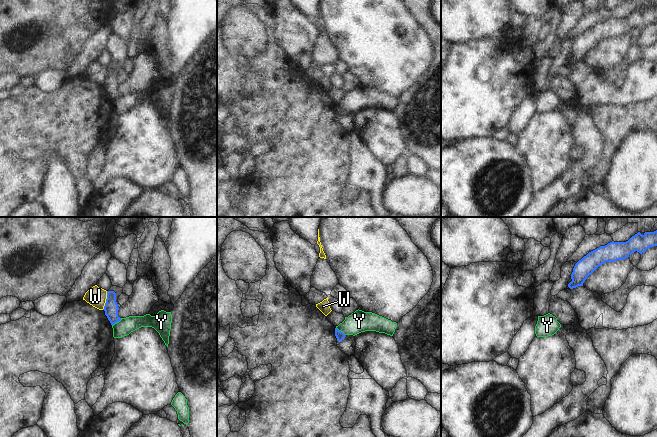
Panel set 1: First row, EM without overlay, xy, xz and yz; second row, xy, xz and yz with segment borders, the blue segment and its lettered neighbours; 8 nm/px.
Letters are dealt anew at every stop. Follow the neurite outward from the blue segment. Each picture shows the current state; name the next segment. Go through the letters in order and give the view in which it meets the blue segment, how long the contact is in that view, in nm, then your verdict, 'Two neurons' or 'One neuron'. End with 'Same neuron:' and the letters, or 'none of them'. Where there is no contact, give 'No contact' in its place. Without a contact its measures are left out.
W: Touches blue in xy. Shared border 160 nm. Two neurons
Y: Touches blue in xy. Shared border 100 nm. Two neurons
Same neuron: none of them.

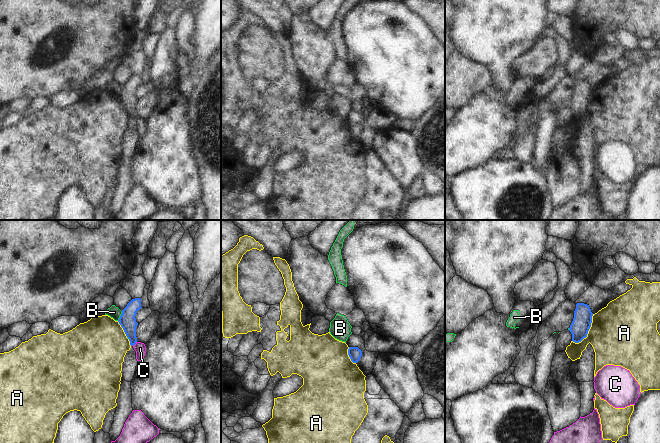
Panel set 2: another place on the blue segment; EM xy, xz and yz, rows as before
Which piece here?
A: Touches blue in yz. Shared border 280 nm. Two neurons
B: Touches blue in xy. Shared border 90 nm. Two neurons
C: Touches blue in xy. Shared border 50 nm. One neuron
Same neuron: C.

